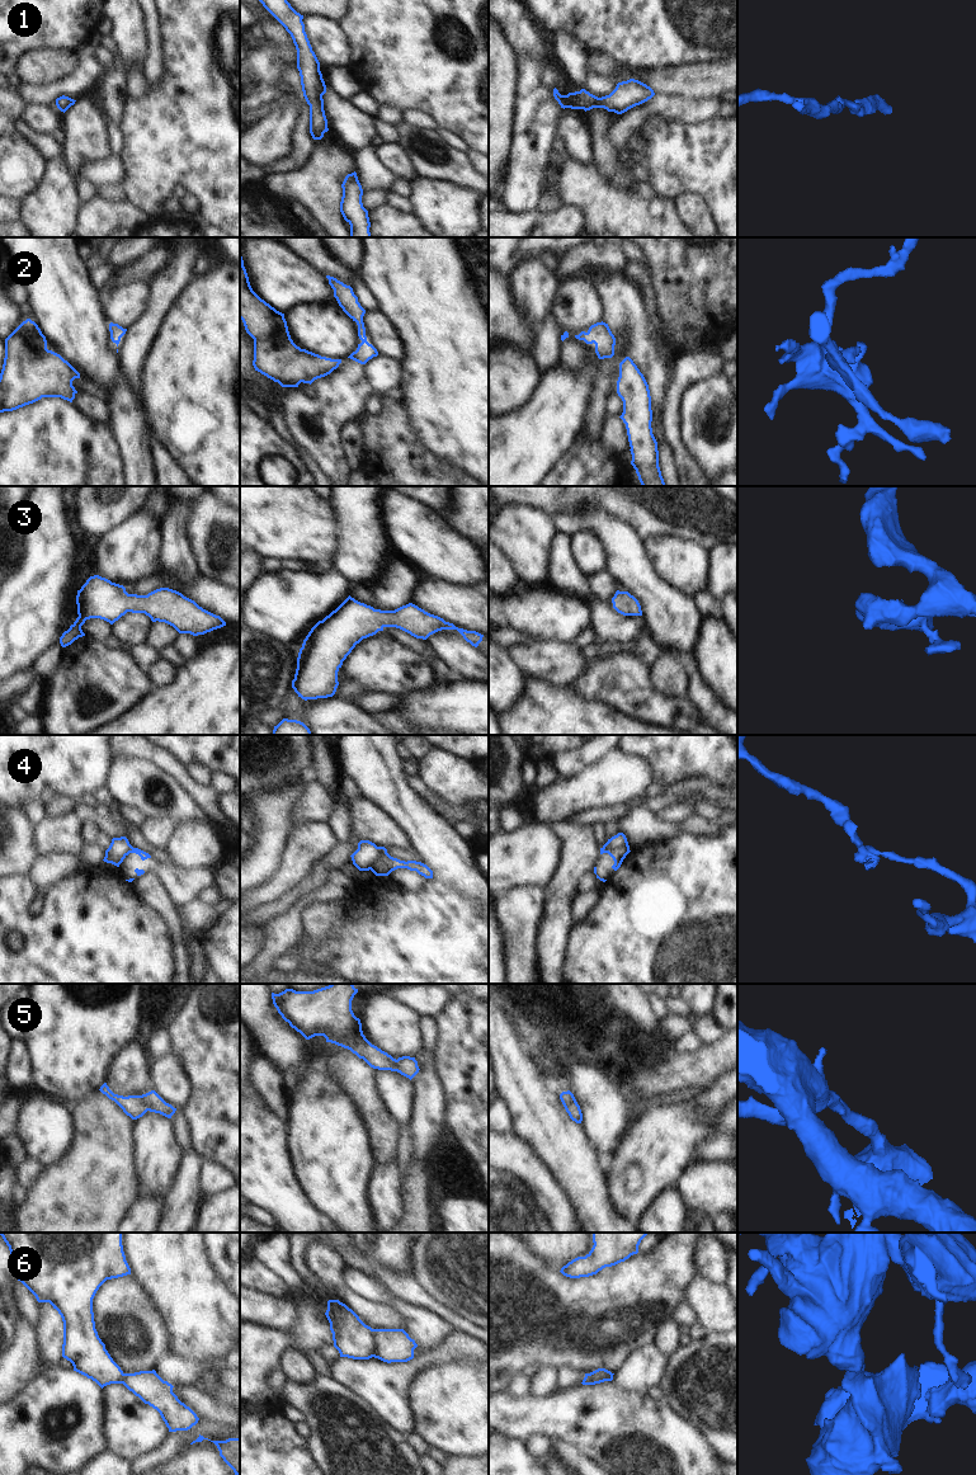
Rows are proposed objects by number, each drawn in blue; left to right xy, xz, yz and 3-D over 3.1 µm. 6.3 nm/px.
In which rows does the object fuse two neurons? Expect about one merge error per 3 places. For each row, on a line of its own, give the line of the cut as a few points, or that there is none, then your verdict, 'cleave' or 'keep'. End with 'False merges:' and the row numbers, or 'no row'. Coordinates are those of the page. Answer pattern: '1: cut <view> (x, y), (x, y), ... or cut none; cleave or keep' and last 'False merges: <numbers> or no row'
1: cut none; keep
2: cut none; keep
3: cut none; keep
4: cut xz (380, 847), (380, 854), (369, 868); cleave
5: cut none; keep
6: cut xz (371, 1329), (373, 1356); cleave
False merges: 4, 6

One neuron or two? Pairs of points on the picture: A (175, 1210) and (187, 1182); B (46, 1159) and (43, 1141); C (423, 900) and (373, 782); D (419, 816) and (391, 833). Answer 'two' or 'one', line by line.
A: one
B: one
C: two
D: two

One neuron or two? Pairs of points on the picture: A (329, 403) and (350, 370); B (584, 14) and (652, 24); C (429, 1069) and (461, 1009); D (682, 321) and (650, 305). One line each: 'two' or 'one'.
A: one
B: one
C: two
D: two

